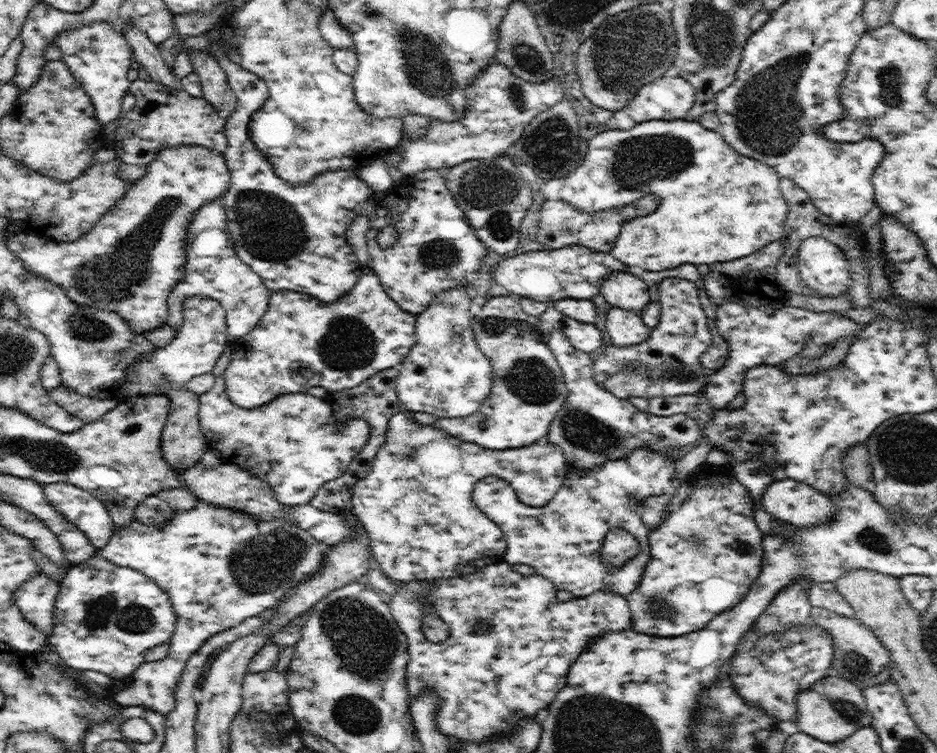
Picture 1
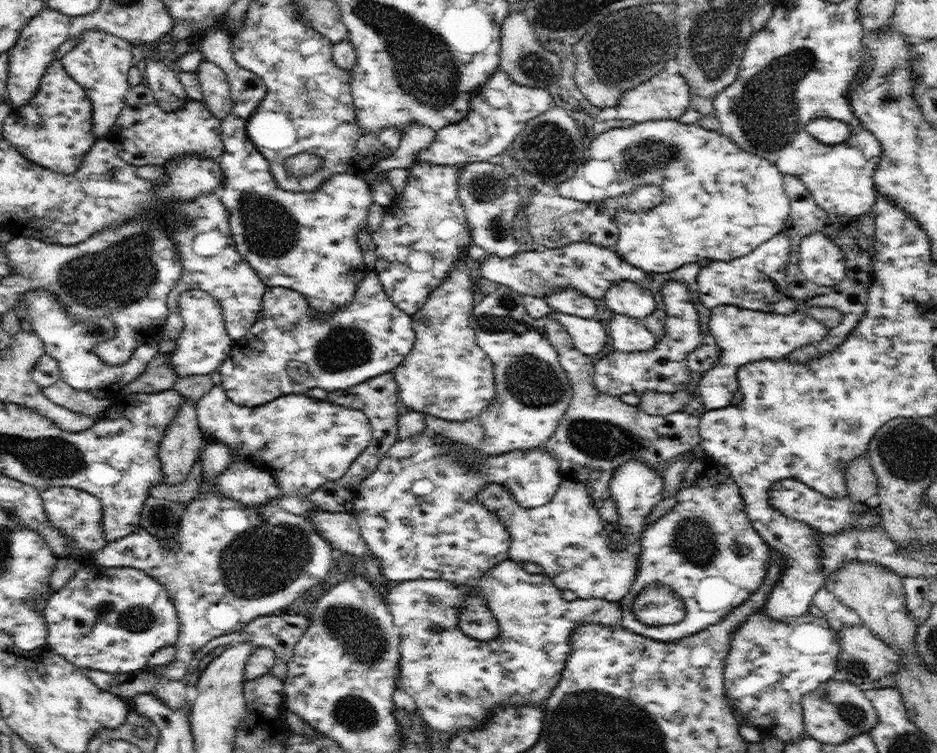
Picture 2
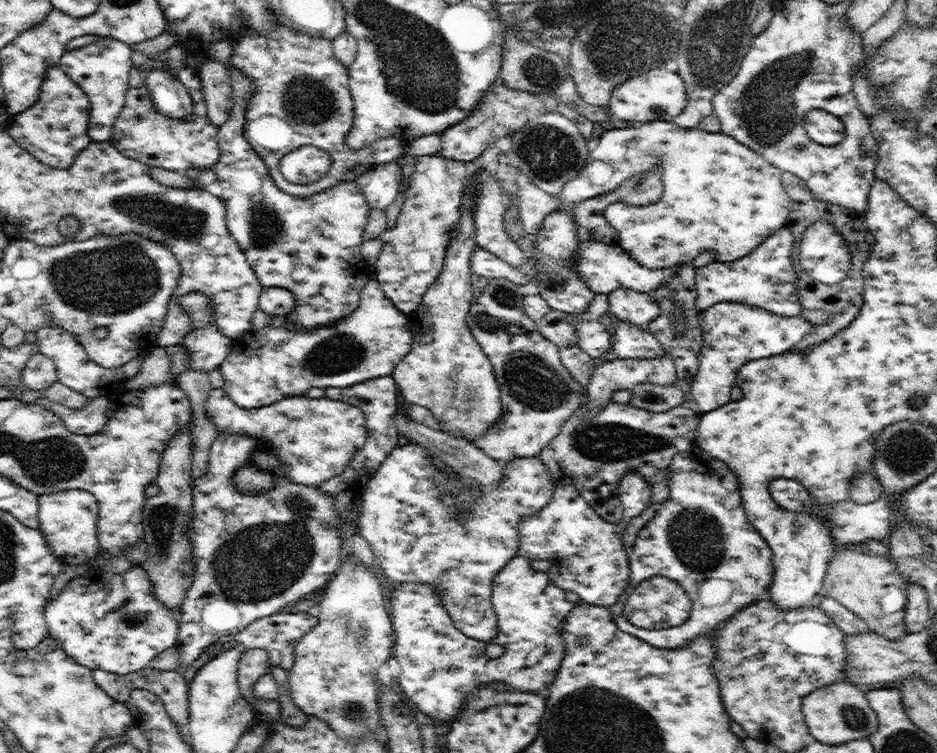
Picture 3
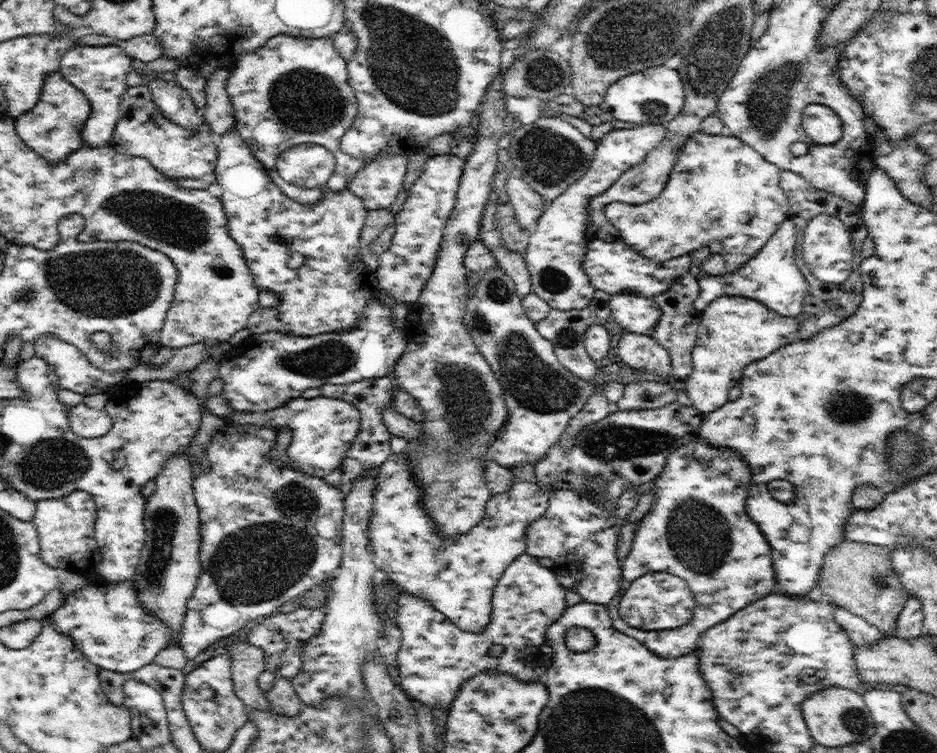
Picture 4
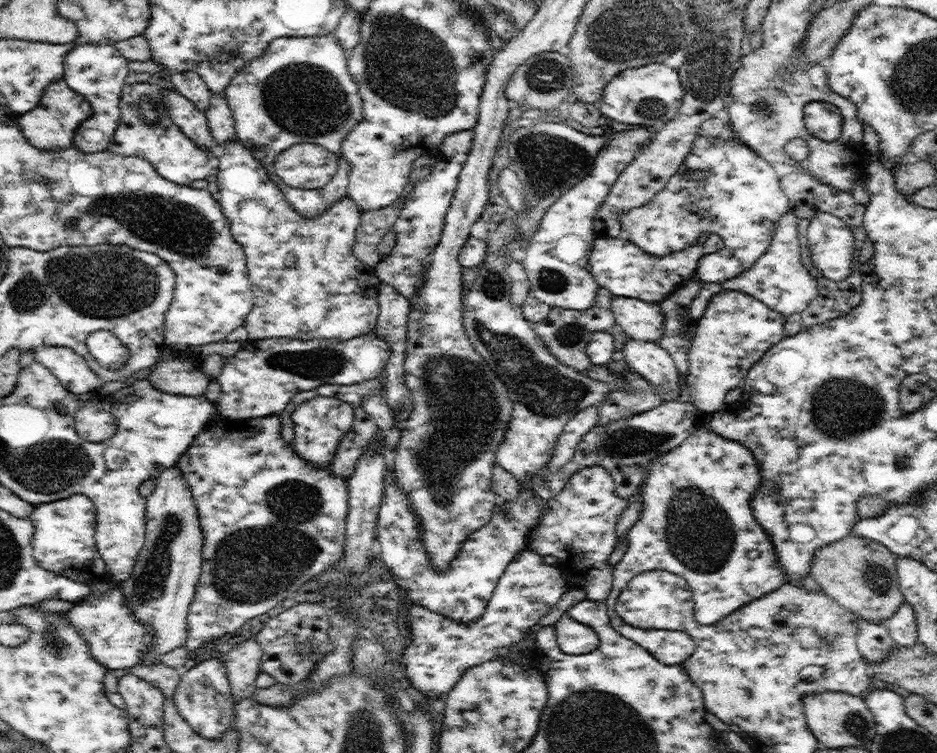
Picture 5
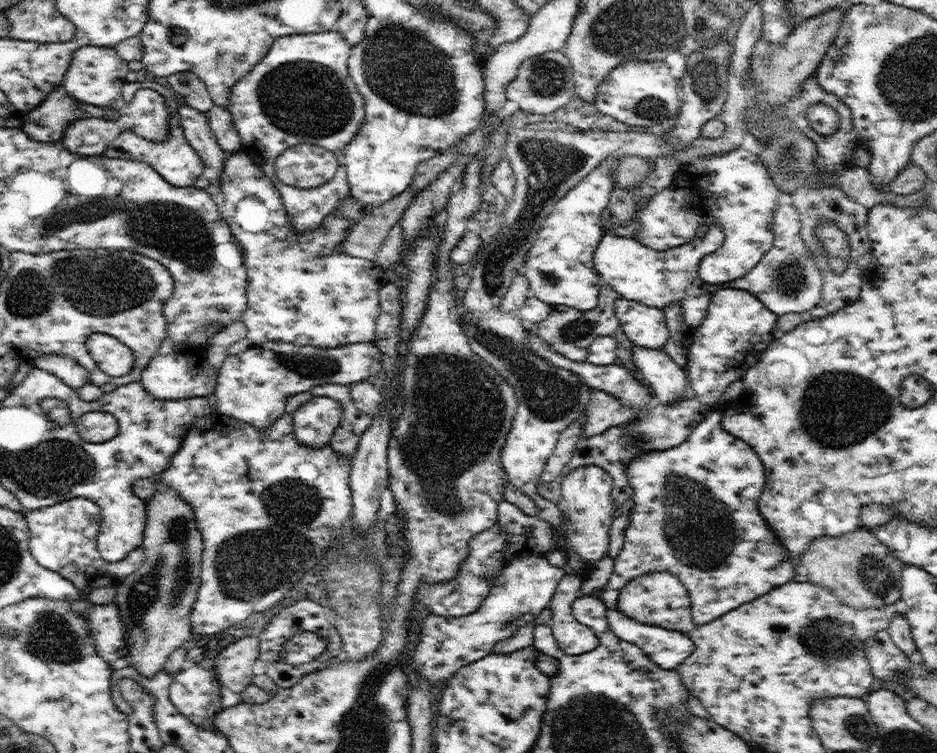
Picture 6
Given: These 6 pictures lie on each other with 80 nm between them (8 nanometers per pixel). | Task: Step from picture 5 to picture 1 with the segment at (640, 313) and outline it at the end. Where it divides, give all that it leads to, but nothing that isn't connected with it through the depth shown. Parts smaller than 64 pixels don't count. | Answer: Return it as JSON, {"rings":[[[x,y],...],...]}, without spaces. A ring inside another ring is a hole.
{"rings":[[[616,271],[605,276],[599,292],[609,306],[643,313],[650,304],[646,283],[628,271]]]}

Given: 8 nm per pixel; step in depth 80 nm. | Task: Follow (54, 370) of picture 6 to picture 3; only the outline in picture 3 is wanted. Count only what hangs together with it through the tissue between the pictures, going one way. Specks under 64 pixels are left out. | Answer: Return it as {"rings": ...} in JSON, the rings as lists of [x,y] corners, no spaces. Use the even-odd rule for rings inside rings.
{"rings":[[[44,323],[36,332],[36,342],[39,346],[39,352],[51,358],[57,368],[57,377],[64,386],[69,386],[74,390],[84,394],[89,399],[96,396],[105,396],[111,402],[116,402],[126,397],[124,384],[128,379],[135,377],[142,368],[142,362],[147,354],[138,355],[136,360],[126,363],[124,366],[115,369],[104,368],[89,359],[82,343],[79,343],[75,334],[69,333],[63,329],[63,326],[56,323]]]}

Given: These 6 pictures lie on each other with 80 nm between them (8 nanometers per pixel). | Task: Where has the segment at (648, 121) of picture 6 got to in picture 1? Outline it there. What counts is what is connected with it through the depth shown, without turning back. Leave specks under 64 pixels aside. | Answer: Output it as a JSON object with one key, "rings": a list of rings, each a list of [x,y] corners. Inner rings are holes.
{"rings":[[[661,76],[645,84],[623,108],[636,123],[684,119],[695,105],[695,88],[681,76]]]}

